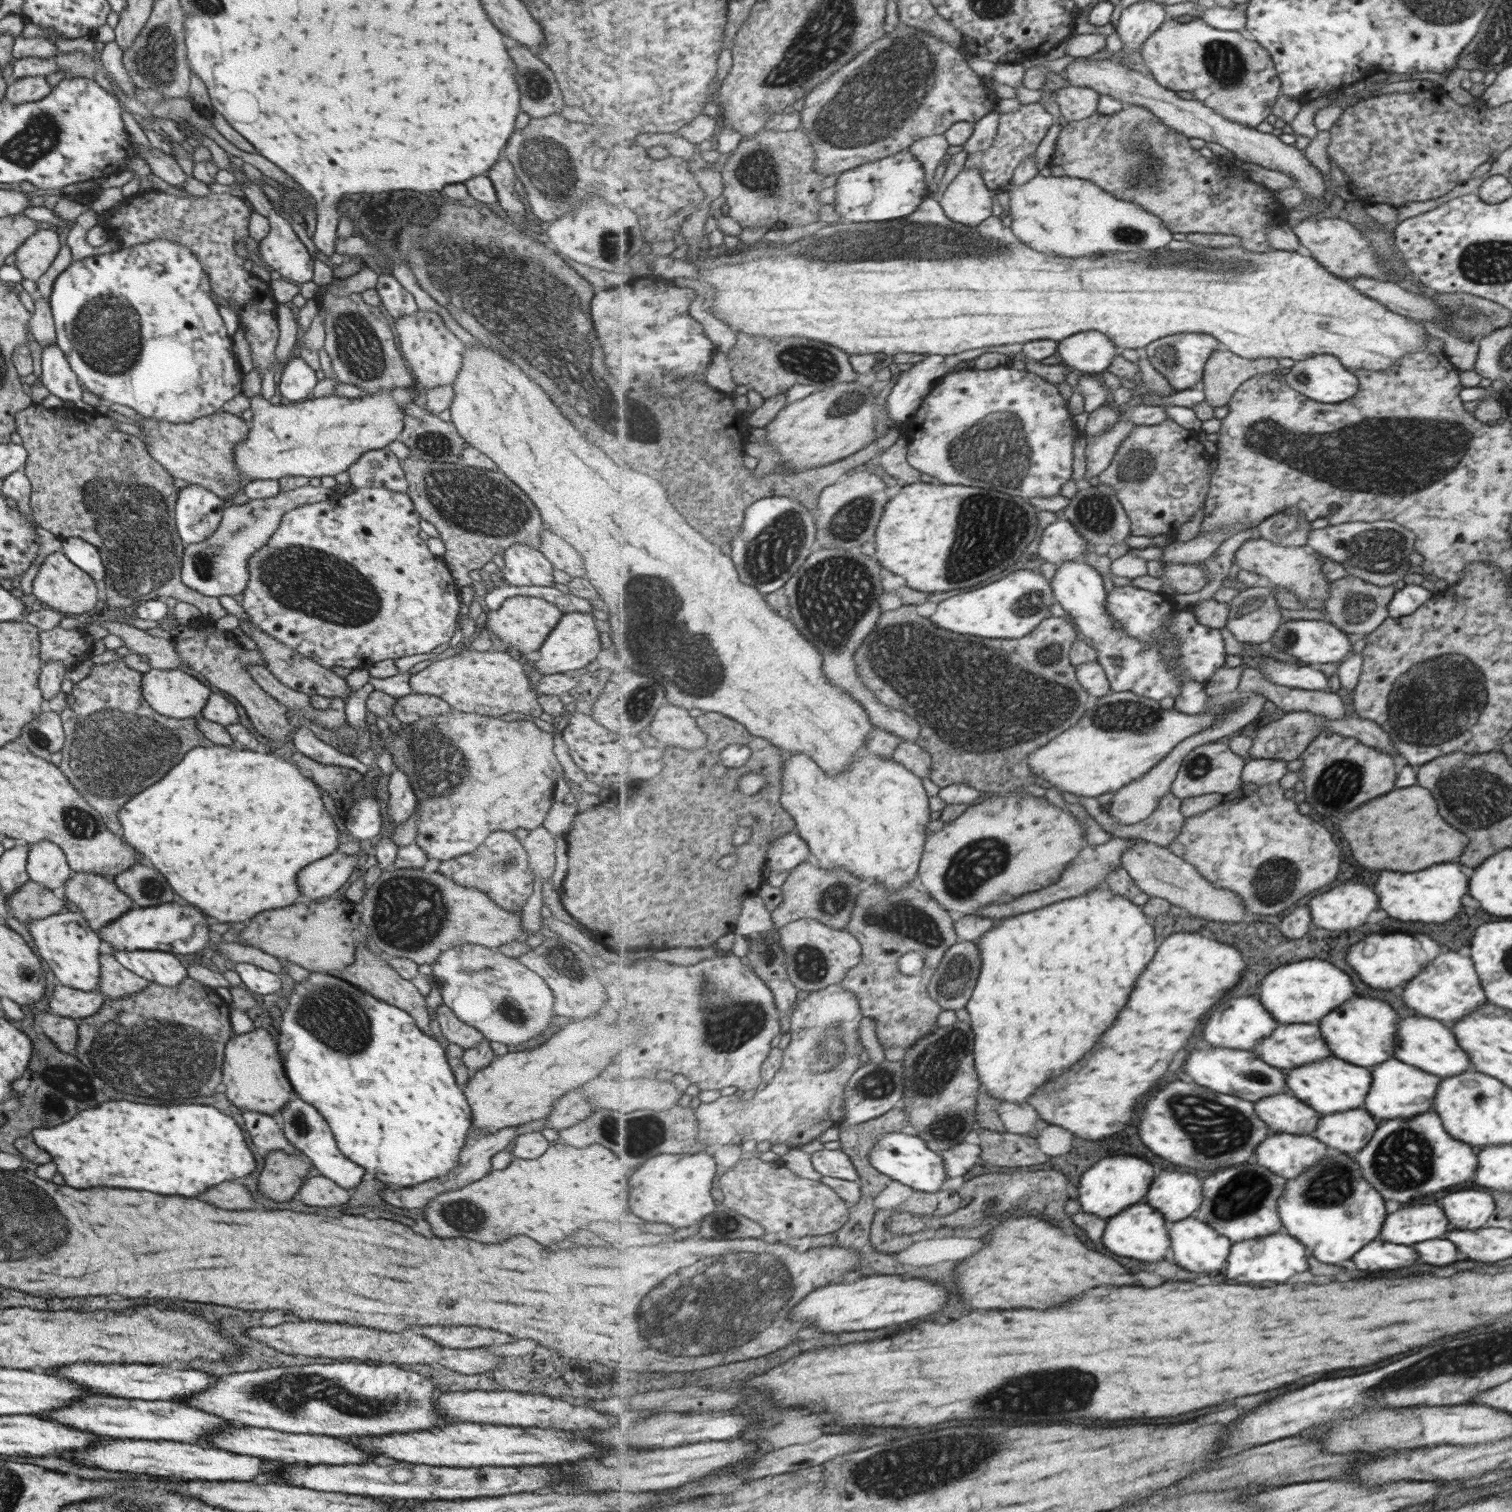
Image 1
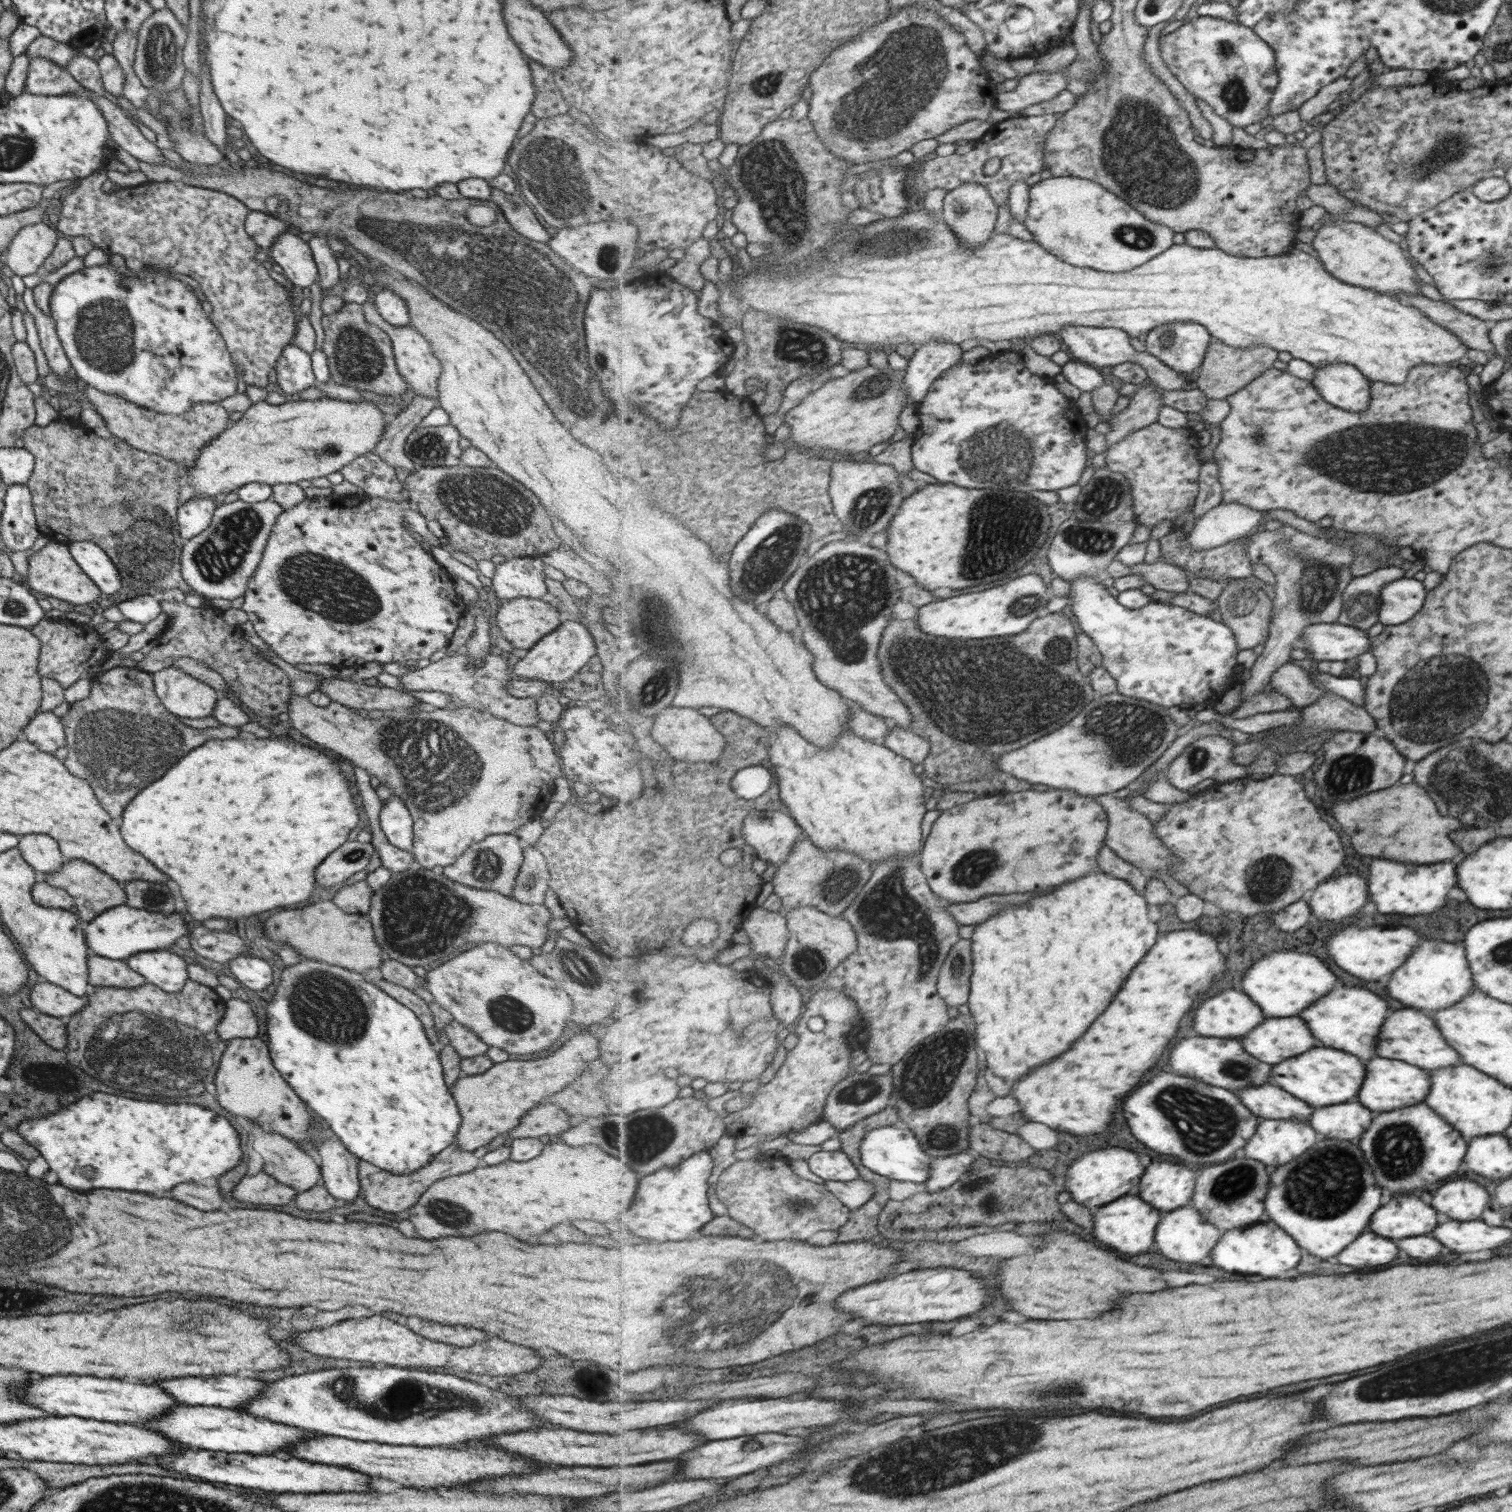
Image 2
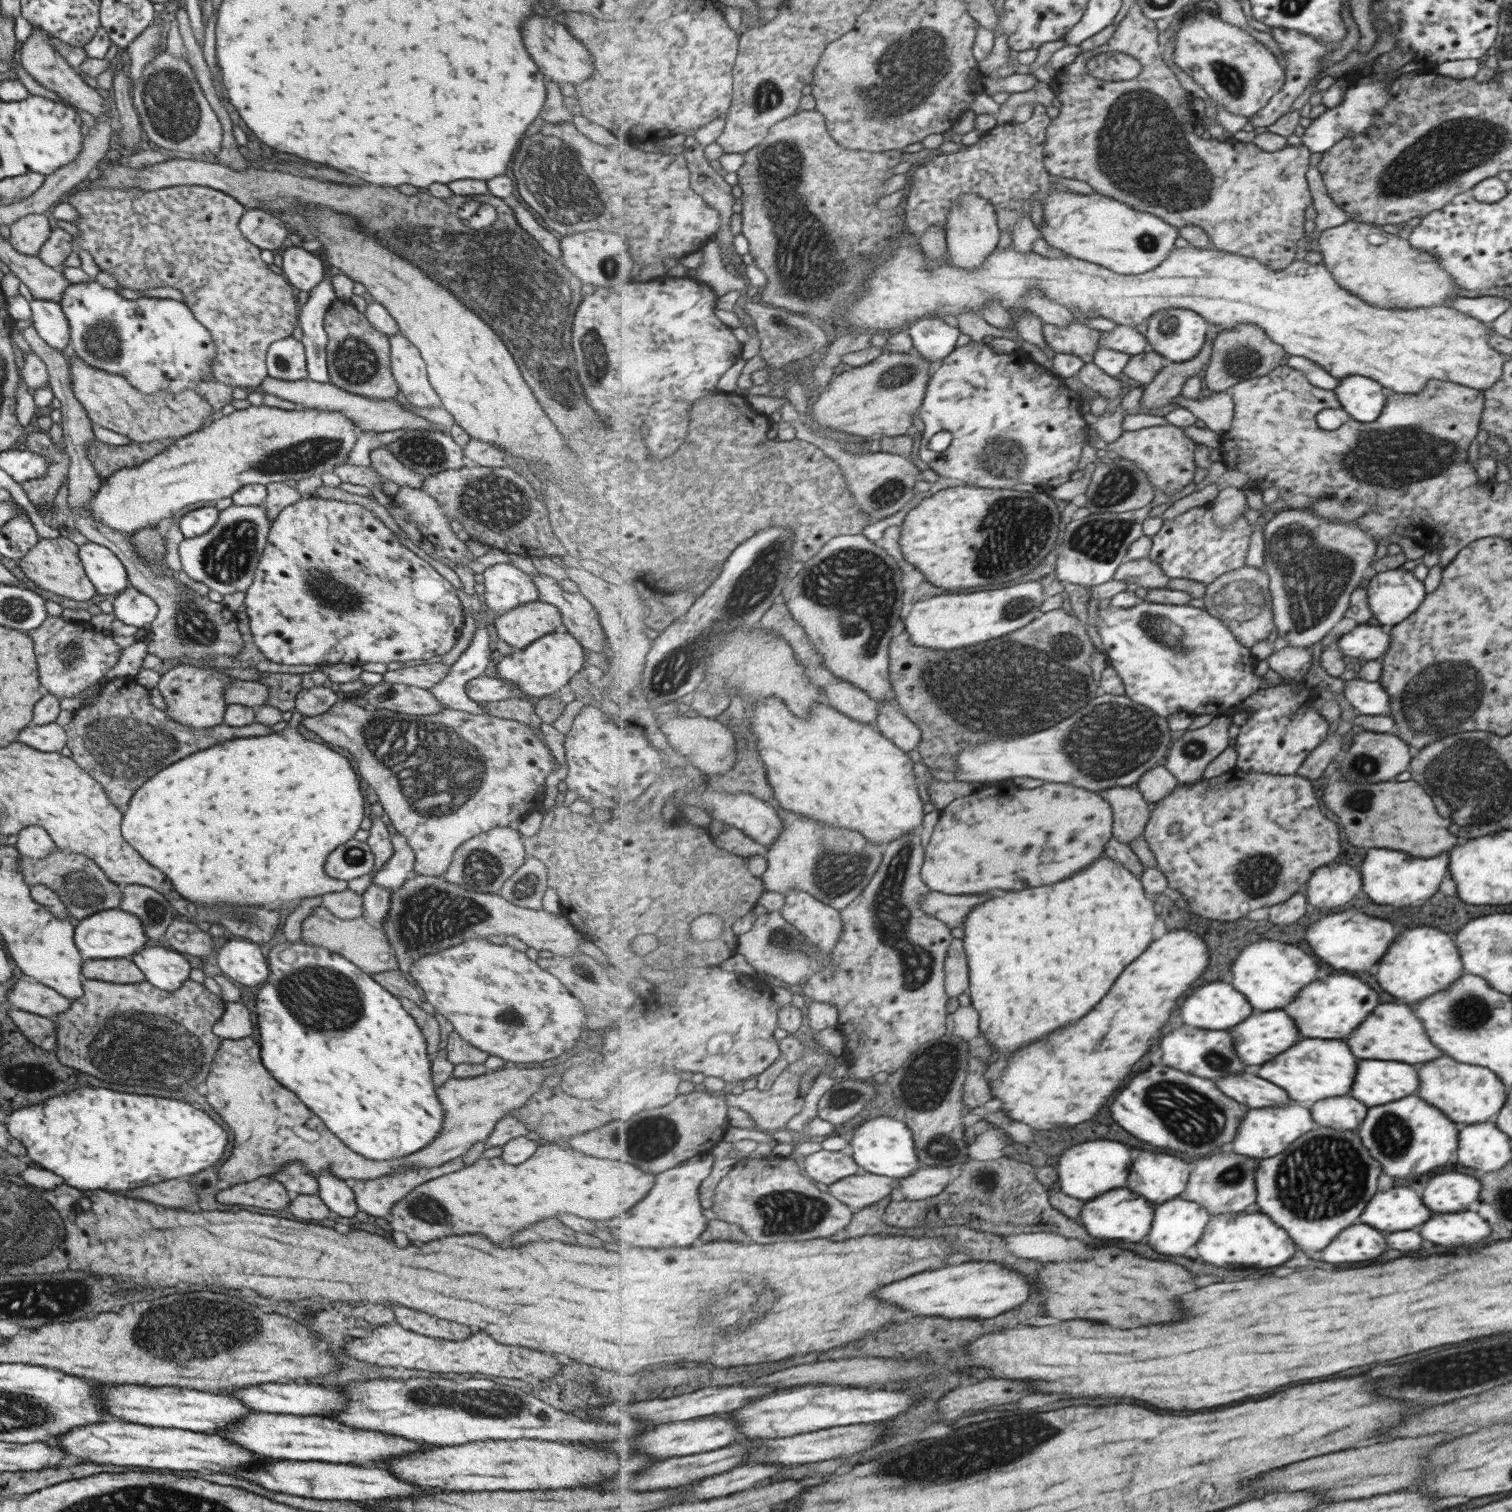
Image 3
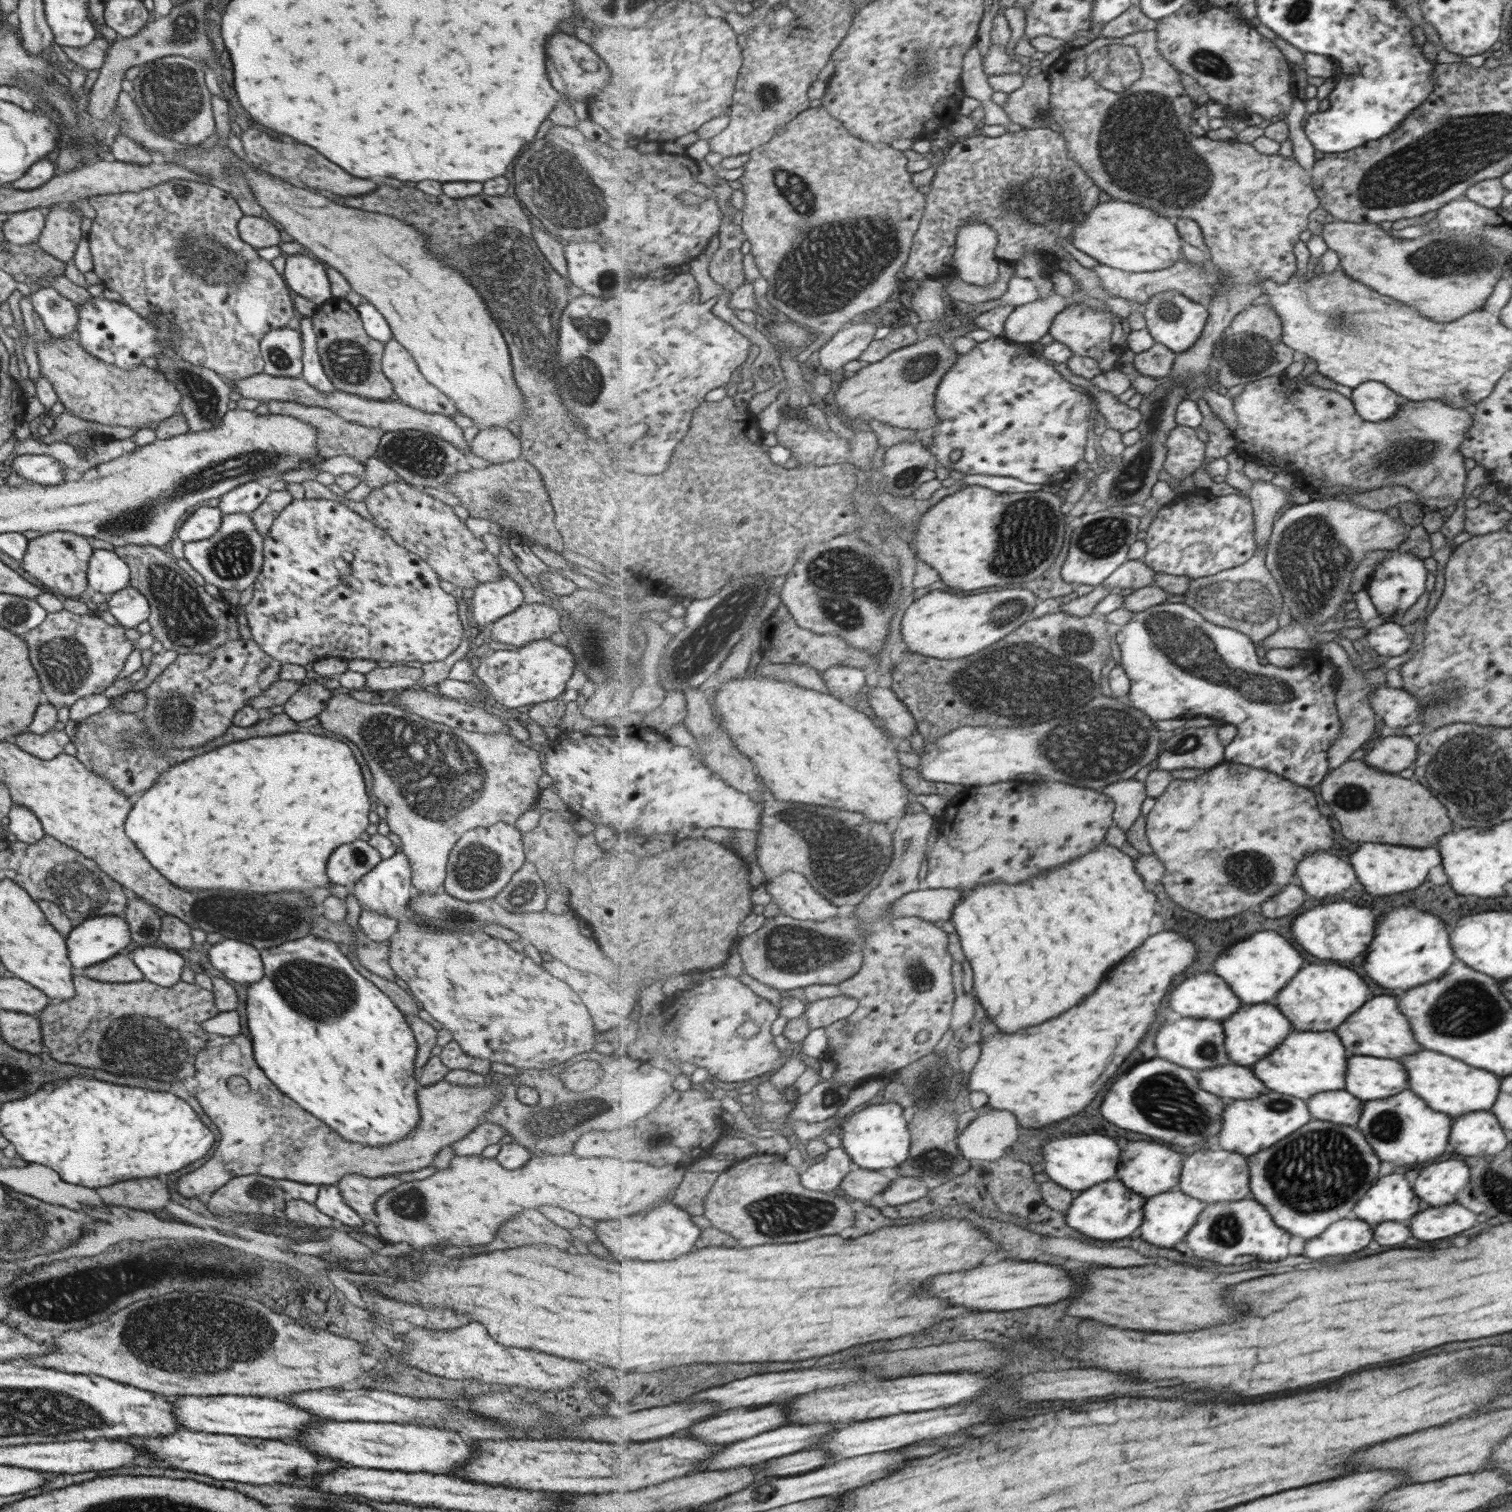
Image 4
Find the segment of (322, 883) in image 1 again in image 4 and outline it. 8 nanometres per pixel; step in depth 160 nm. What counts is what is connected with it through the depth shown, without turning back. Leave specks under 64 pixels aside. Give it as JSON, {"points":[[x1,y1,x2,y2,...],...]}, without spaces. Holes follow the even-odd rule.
{"points":[[353,840,335,848,327,860,327,880,349,888,381,861,381,856,367,842]]}

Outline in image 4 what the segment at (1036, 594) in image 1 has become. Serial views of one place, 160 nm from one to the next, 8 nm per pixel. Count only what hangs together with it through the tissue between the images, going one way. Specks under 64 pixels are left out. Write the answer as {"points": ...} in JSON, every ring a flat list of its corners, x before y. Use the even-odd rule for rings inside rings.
{"points":[[1017,588,1001,592,929,592,917,600,903,618,903,640,909,644,911,652,921,652,925,656,935,656,943,660,965,658,977,654,983,648,1003,640,1017,628,1032,621,1033,608,1037,608,1039,598,1033,591]]}

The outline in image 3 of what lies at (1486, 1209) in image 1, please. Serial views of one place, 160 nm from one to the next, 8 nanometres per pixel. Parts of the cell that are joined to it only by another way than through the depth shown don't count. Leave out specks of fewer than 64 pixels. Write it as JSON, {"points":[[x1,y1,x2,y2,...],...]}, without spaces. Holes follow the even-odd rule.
{"points":[[1435,1172,1427,1182,1421,1196,1425,1196,1425,1204,1433,1208,1433,1212,1459,1212,1467,1210,1471,1202,1475,1202,1481,1186,1475,1178,1461,1172]]}

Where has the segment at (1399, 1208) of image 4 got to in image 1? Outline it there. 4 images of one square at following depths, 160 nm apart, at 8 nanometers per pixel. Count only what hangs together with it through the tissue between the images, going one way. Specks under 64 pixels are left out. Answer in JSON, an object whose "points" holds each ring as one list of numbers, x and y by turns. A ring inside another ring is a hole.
{"points":[[1407,1206,1385,1220,1381,1240,1391,1244,1415,1244,1431,1238,1445,1238,1447,1218,1437,1206]]}

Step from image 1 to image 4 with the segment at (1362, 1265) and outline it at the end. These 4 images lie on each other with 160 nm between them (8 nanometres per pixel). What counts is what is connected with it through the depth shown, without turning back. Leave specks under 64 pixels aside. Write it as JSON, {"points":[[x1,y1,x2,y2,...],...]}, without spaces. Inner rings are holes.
{"points":[[1337,1220,1325,1228,1325,1236,1305,1242,1303,1256,1325,1258,1325,1256,1345,1256,1365,1248,1371,1242,1371,1226,1363,1220]]}

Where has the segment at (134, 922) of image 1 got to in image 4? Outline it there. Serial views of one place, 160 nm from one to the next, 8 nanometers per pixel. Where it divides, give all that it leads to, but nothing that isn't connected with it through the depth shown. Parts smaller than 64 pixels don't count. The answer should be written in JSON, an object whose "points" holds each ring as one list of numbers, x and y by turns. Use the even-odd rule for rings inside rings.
{"points":[[98,916,74,926,65,942,73,968,80,970,125,952,130,932,122,916]]}

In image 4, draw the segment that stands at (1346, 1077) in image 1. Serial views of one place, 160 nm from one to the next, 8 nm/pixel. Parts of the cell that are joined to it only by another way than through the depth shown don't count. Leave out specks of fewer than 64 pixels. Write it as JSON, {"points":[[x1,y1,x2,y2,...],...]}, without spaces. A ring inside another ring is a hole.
{"points":[[1291,1032,1285,1038,1285,1044,1277,1048,1277,1052,1269,1054,1265,1060,1257,1062,1253,1068,1265,1084,1281,1094,1295,1098,1309,1098,1317,1092,1341,1090,1345,1084,1345,1050,1339,1044,1337,1036,1331,1032]]}

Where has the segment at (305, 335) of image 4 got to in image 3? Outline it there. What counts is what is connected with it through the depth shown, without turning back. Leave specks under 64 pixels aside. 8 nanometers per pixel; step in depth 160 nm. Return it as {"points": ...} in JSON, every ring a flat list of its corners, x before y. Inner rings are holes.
{"points":[[325,269,323,278,308,292,306,302,298,306,297,325,301,329,306,378,319,383,330,382,326,370,327,337,322,327,325,311,336,298,330,278,331,271]]}

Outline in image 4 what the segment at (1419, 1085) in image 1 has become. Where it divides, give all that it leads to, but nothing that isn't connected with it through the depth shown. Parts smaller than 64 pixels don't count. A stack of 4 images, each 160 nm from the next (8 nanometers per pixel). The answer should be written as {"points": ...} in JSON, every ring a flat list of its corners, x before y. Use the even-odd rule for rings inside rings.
{"points":[[1351,1056,1347,1060,1345,1090,1359,1100,1377,1100,1405,1090,1405,1070,1399,1060]]}

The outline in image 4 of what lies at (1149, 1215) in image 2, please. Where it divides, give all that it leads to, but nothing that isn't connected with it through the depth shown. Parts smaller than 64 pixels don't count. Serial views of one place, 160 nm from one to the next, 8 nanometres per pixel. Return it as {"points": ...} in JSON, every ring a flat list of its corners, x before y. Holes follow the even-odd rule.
{"points":[[1109,1180,1105,1184,1097,1184,1095,1188,1089,1188,1089,1192,1085,1190,1079,1198,1075,1198,1073,1206,1069,1207,1069,1214,1065,1216,1073,1228,1081,1230,1083,1234,1089,1234,1091,1238,1121,1240,1131,1236,1137,1228,1141,1228,1145,1218,1143,1206,1145,1206,1145,1198,1141,1194,1131,1192,1119,1180]]}

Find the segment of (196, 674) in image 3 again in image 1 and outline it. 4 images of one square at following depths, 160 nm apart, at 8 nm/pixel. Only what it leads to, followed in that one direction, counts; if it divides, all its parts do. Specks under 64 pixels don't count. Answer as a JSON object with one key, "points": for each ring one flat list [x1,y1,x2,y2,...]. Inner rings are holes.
{"points":[[149,669,142,673,140,693,157,714,169,718,186,719,200,716,211,690,179,669]]}

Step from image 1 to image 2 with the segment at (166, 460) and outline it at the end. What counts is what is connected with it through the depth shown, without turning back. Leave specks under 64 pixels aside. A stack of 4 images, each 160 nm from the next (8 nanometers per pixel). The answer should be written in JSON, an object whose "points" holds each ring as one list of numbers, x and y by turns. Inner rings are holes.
{"points":[[80,383,81,397,86,405,89,403,93,410,101,416,103,422,112,436,123,440,133,448,147,454,156,454,161,458,176,462,181,468,194,466,194,460,198,458,200,448,229,427,230,420,218,403,203,402,191,405,189,411,180,415,166,415,149,409,143,409,121,397,107,395,89,384]]}

